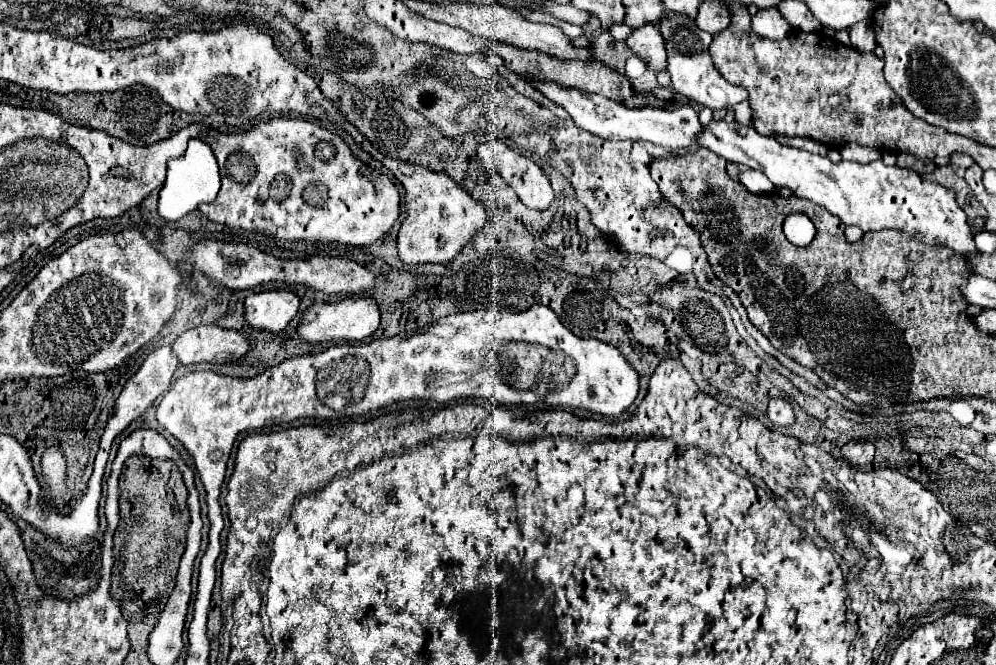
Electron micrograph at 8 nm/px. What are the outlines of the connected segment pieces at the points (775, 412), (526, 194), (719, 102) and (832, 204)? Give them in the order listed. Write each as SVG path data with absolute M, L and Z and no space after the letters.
M783 397L771 399L771 401L769 401L769 409L767 409L767 417L769 417L771 423L775 423L775 425L779 425L779 427L789 427L789 425L795 421L791 401L787 401L787 399L783 399Z
M491 141L491 143L485 143L485 145L479 145L477 149L477 155L479 155L479 161L485 169L493 169L497 173L501 173L503 181L517 193L517 197L521 199L521 203L529 209L535 209L535 211L545 211L551 201L553 201L553 189L551 189L551 183L549 179L543 175L543 171L529 159L529 157L523 157L519 155L517 151L509 149L505 143L501 141Z
M667 11L667 19L663 21L661 33L665 37L665 47L667 47L667 73L671 75L673 81L673 89L677 93L681 93L683 97L687 97L693 105L699 107L707 107L711 111L715 109L731 109L731 105L743 103L749 99L747 91L743 87L735 87L731 83L727 83L713 67L711 57L709 57L709 43L711 43L711 35L707 35L705 31L701 31L695 21L683 17L681 13L673 13Z
M731 119L711 121L699 135L699 143L727 161L761 171L775 187L791 189L795 197L813 201L839 217L845 225L857 225L863 231L895 229L913 237L917 243L947 247L955 255L963 257L967 265L971 265L971 259L979 255L973 233L967 225L967 215L957 205L955 191L925 181L911 169L899 169L897 165L887 167L883 161L867 165L853 161L833 163L823 155L781 145L773 137L759 135L753 127L743 127Z

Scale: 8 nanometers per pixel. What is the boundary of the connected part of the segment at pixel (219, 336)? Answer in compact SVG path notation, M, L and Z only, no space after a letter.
M201 325L185 331L173 343L173 353L181 365L195 363L235 363L249 351L249 341L239 331L217 325Z

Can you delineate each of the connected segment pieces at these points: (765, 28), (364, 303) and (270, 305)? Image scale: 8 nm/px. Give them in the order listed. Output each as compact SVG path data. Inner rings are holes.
M775 7L759 9L759 13L751 17L751 29L757 37L775 39L775 41L783 39L791 31L791 27L787 27L787 23L779 19L779 13L775 11Z
M349 297L337 303L315 303L303 315L297 327L297 335L301 341L309 345L319 343L355 343L371 337L379 327L379 307L373 299L367 297Z
M291 291L251 293L245 299L245 321L249 327L281 333L297 315L299 297Z

